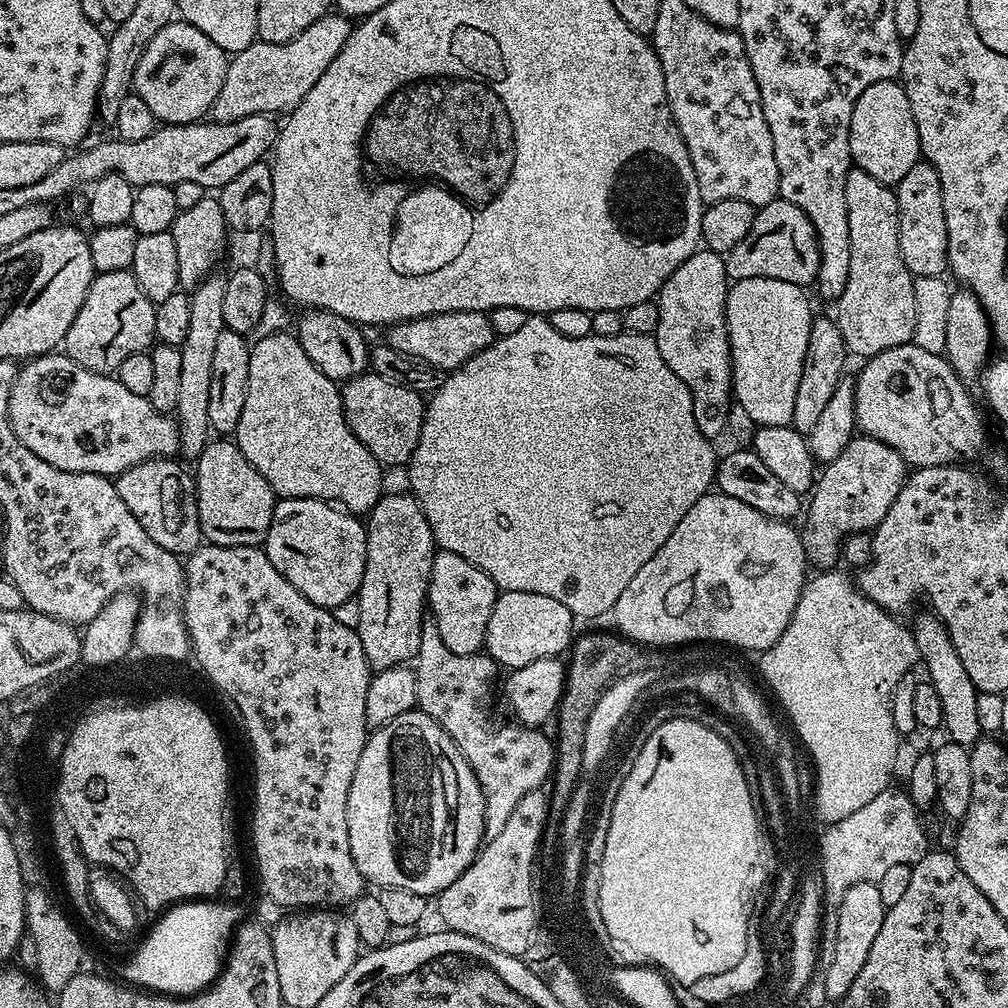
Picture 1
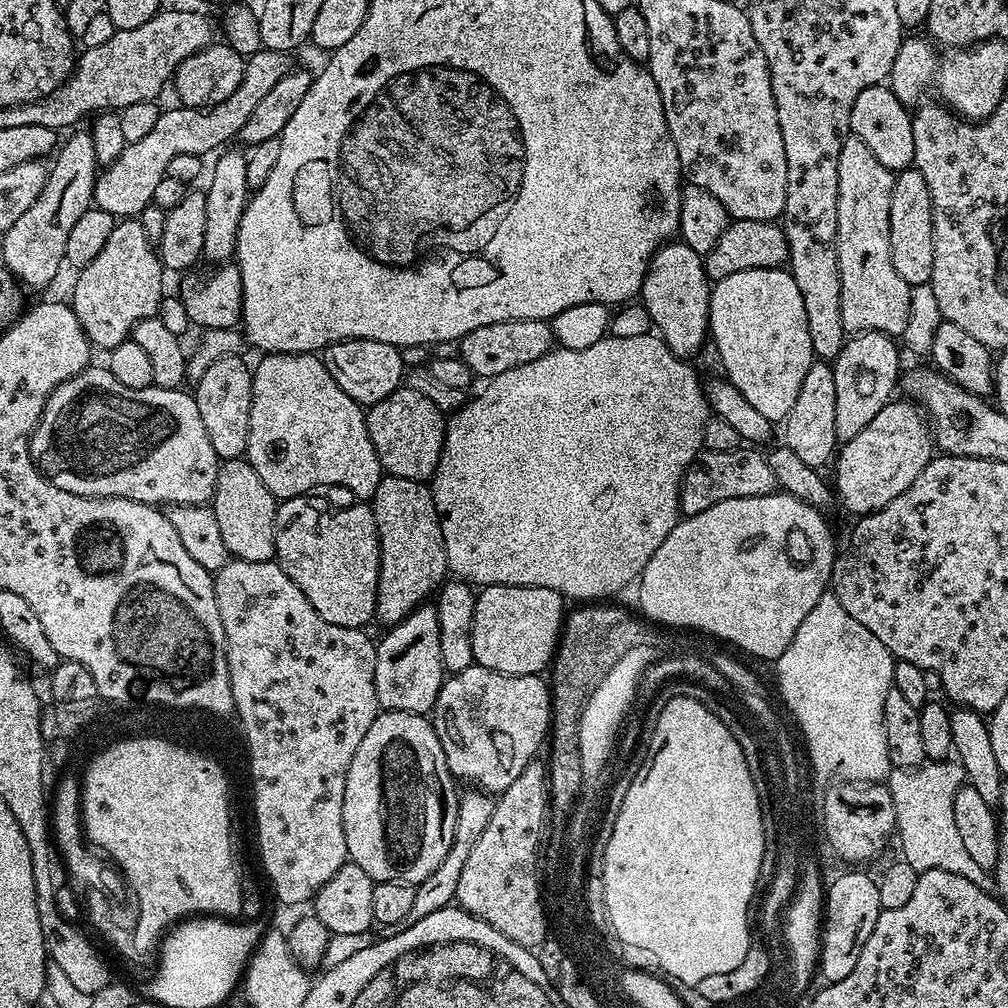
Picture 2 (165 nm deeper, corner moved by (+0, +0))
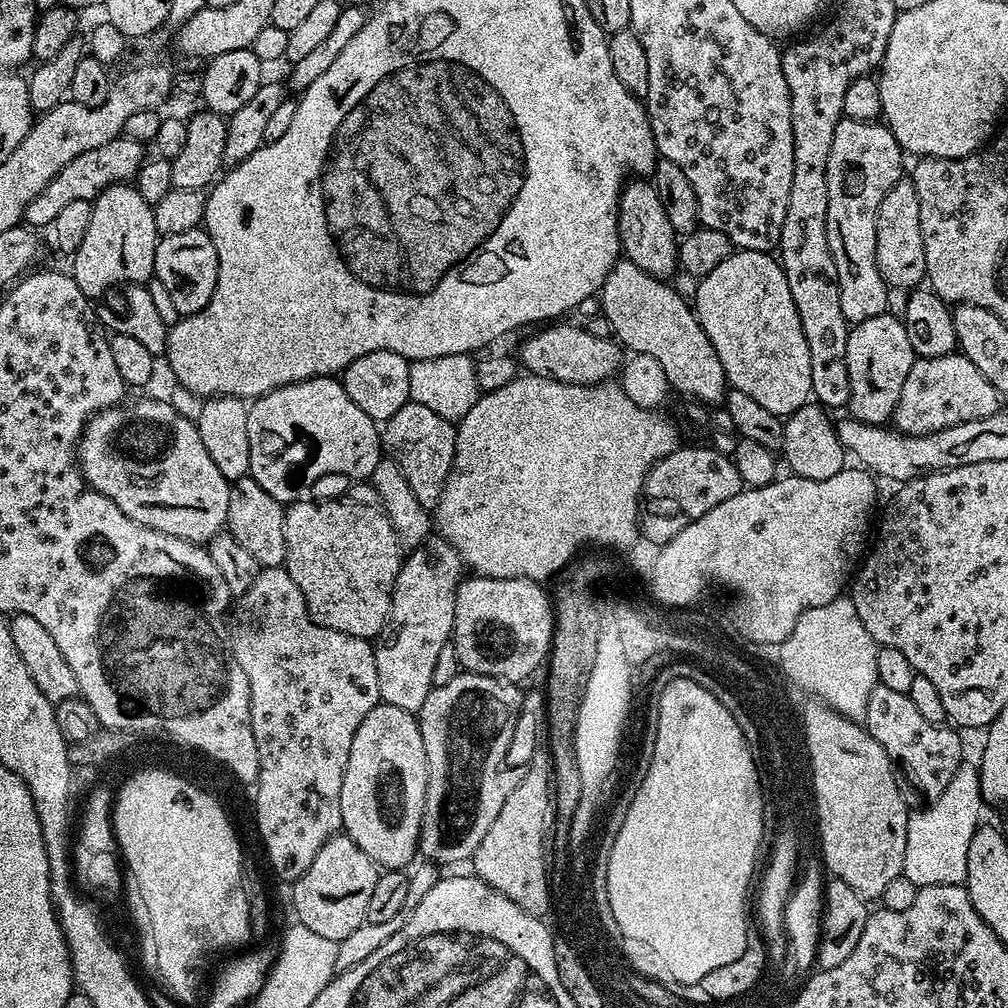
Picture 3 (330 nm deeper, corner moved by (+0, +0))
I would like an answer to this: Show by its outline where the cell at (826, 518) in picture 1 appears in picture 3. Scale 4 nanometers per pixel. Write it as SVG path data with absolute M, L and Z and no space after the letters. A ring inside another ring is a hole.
M963 354L939 356L938 358L917 358L906 374L906 383L902 385L902 398L894 410L891 423L897 432L906 432L910 436L925 436L962 422L978 418L990 418L990 414L1001 411L1002 401L998 390L986 382L982 370L974 366Z

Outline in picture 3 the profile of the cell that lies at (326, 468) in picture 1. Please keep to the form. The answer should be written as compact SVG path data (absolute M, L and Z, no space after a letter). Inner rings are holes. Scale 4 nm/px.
M315 376L302 382L287 384L258 396L248 404L248 437L250 438L250 466L254 482L282 505L299 499L311 484L323 476L353 476L356 482L367 481L374 474L374 466L382 459L381 429L377 421L350 402L343 383L336 376Z

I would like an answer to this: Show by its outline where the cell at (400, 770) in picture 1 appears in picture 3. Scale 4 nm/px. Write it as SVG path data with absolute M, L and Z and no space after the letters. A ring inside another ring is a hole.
M376 704L362 718L362 726L350 742L340 805L343 831L381 869L404 870L417 859L427 781L426 746L422 746L419 719L398 706Z

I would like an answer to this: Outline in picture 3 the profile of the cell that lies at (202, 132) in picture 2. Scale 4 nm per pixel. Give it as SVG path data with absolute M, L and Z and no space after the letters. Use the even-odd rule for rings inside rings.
M117 138L106 142L106 146L98 146L98 150L86 150L86 154L78 154L78 158L74 158L74 162L66 162L66 166L62 166L62 170L54 174L54 178L38 194L38 198L34 198L30 206L26 206L24 220L32 226L51 225L52 220L58 218L58 213L69 202L93 201L103 188L131 181L146 159L144 152L146 152L145 145L139 144L138 141Z

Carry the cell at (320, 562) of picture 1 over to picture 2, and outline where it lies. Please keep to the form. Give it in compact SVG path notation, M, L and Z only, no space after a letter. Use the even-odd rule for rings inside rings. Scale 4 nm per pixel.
M305 494L289 500L279 501L276 509L276 555L275 563L280 565L306 594L310 606L326 622L334 626L363 629L364 624L373 623L376 614L376 595L378 594L378 574L380 573L380 539L378 526L374 522L371 507L364 502L352 502L349 508L332 508L320 494Z

